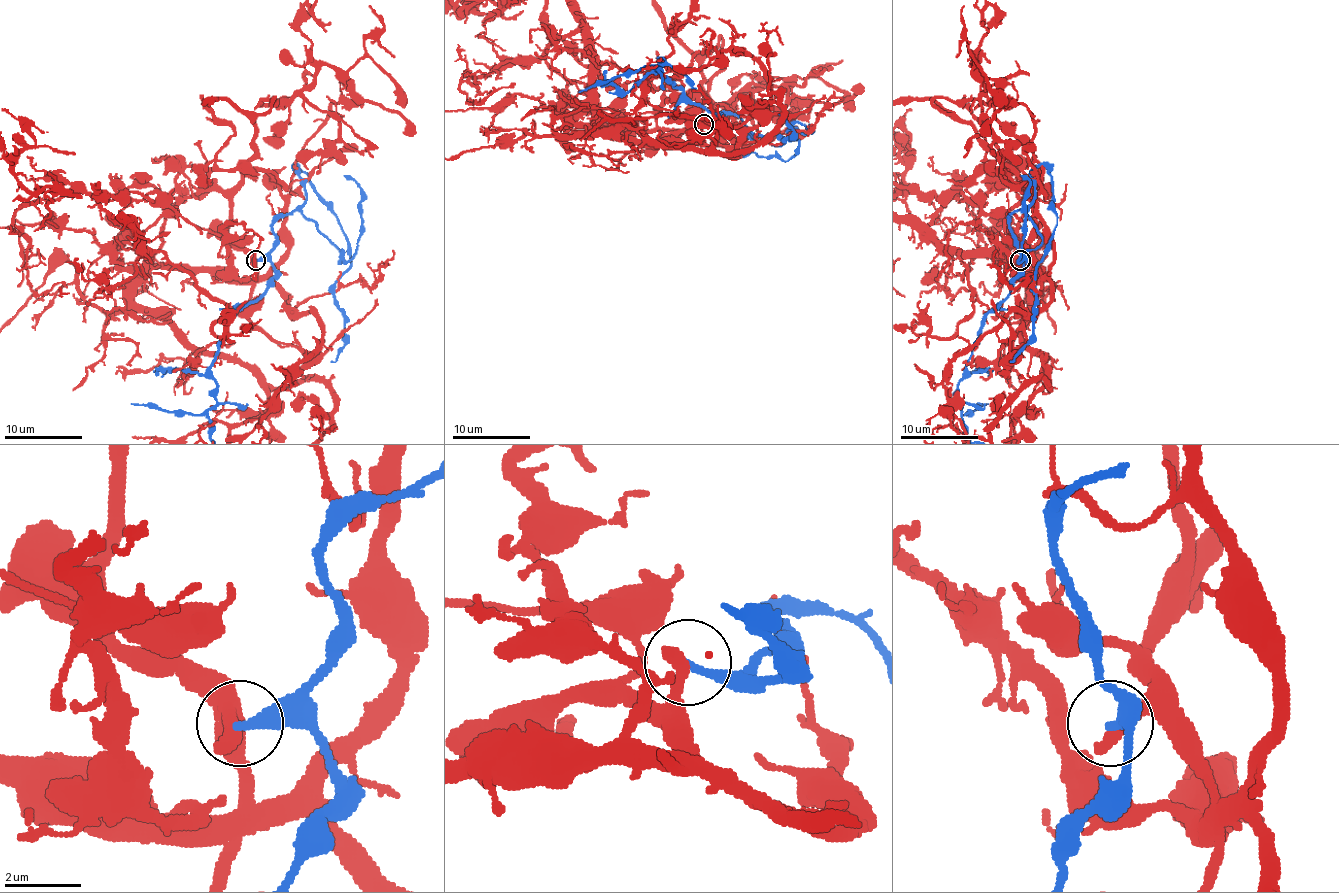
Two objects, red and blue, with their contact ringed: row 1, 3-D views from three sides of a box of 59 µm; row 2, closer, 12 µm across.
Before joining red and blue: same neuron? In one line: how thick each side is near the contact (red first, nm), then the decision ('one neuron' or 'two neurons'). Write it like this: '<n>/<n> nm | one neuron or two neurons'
440/260 nm | two neurons

